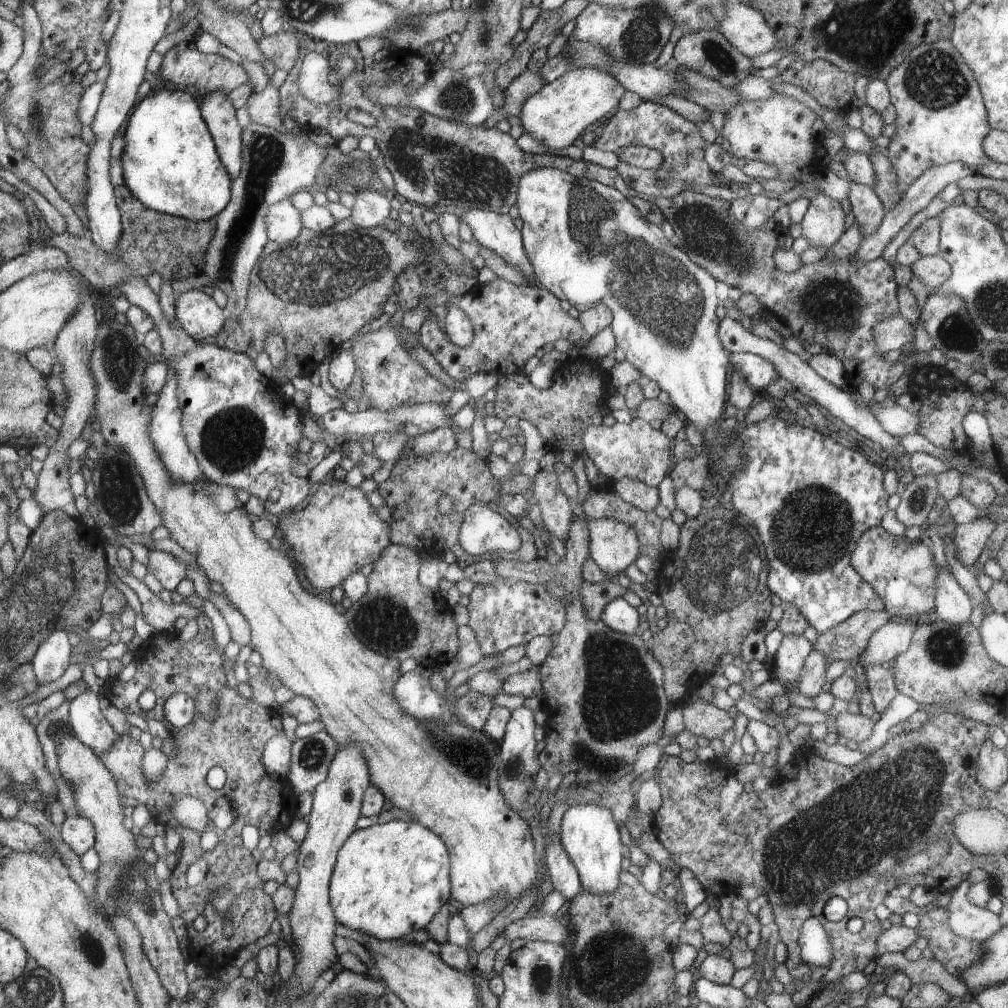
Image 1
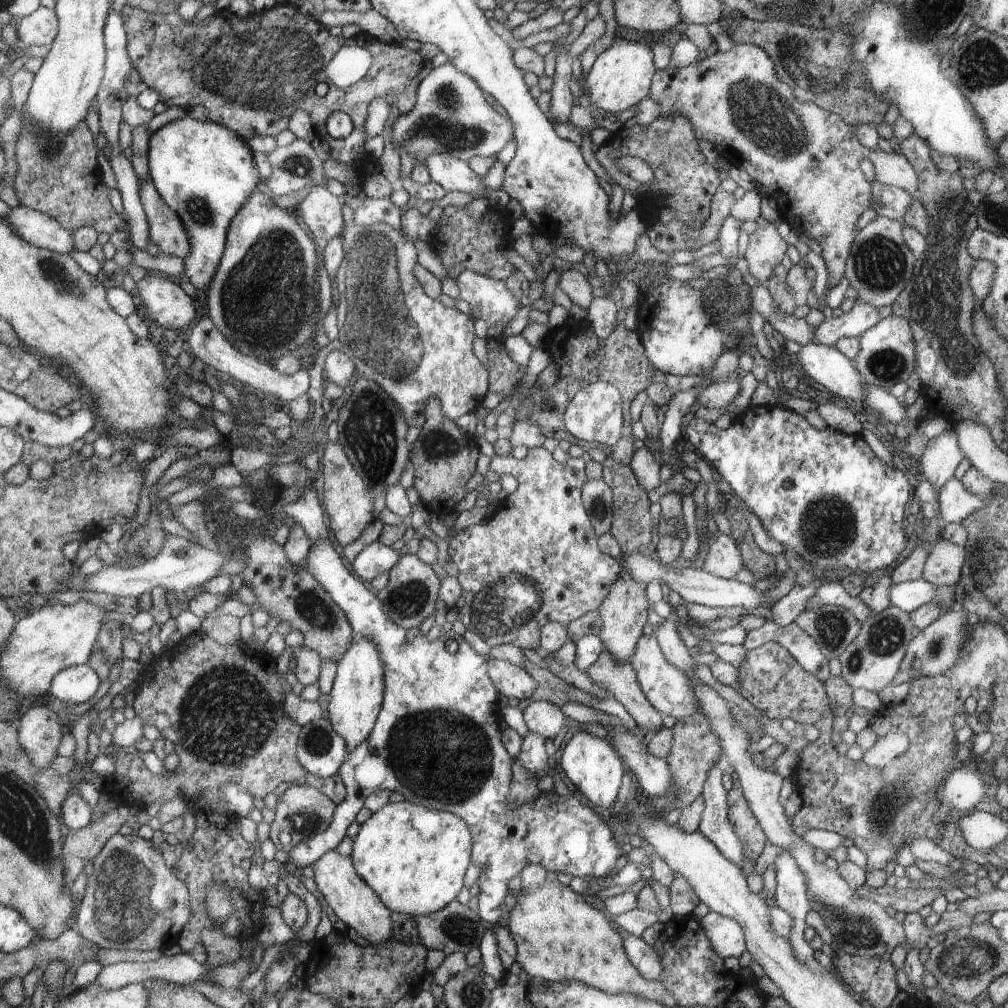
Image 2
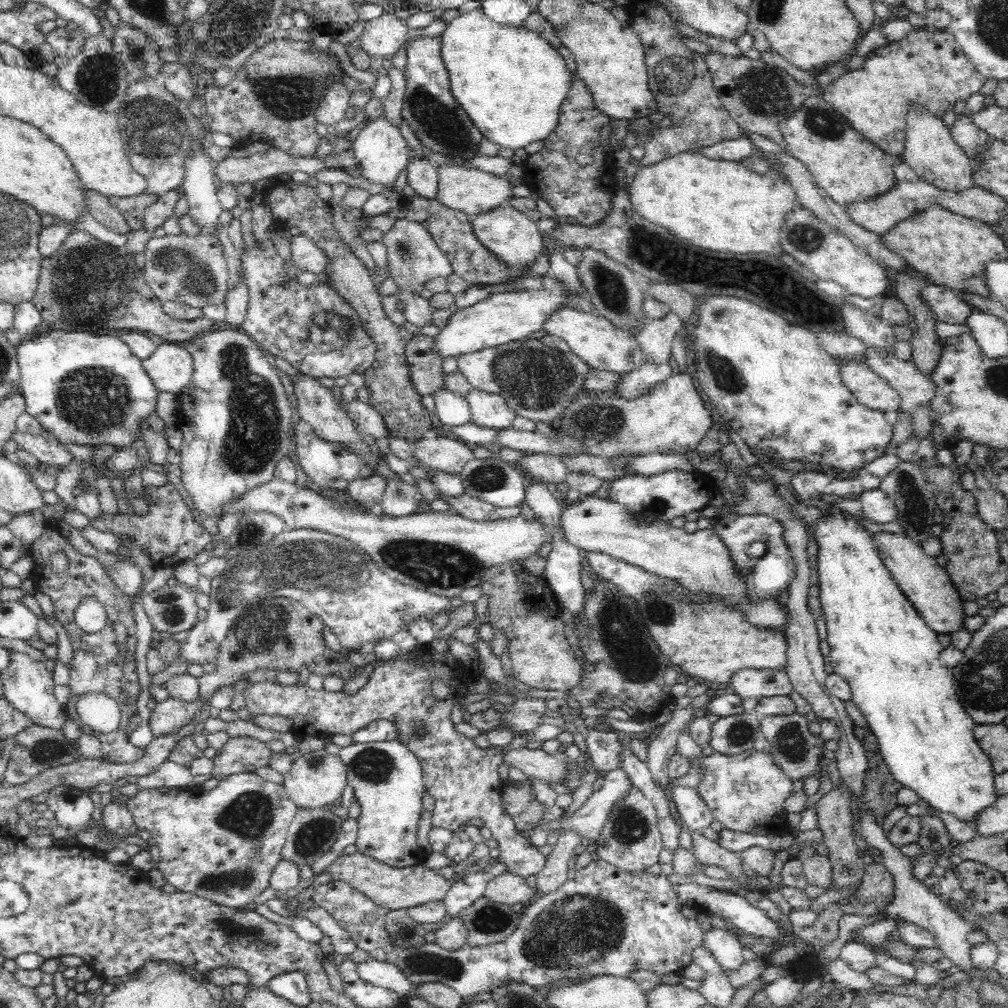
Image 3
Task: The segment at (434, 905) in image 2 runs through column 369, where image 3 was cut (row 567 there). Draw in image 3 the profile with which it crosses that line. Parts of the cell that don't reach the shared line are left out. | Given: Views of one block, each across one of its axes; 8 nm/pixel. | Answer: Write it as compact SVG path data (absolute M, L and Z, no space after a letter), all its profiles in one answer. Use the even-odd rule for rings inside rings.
M835 507L824 511L828 515L813 527L818 544L820 604L830 646L826 660L833 666L833 672L844 678L852 689L852 702L876 736L881 758L892 777L904 787L918 792L920 802L972 826L972 820L997 800L995 770L992 758L985 754L973 734L976 722L956 699L952 669L946 668L939 659L943 647L938 642L937 632L928 626L893 582L872 541L872 533L846 511Z

